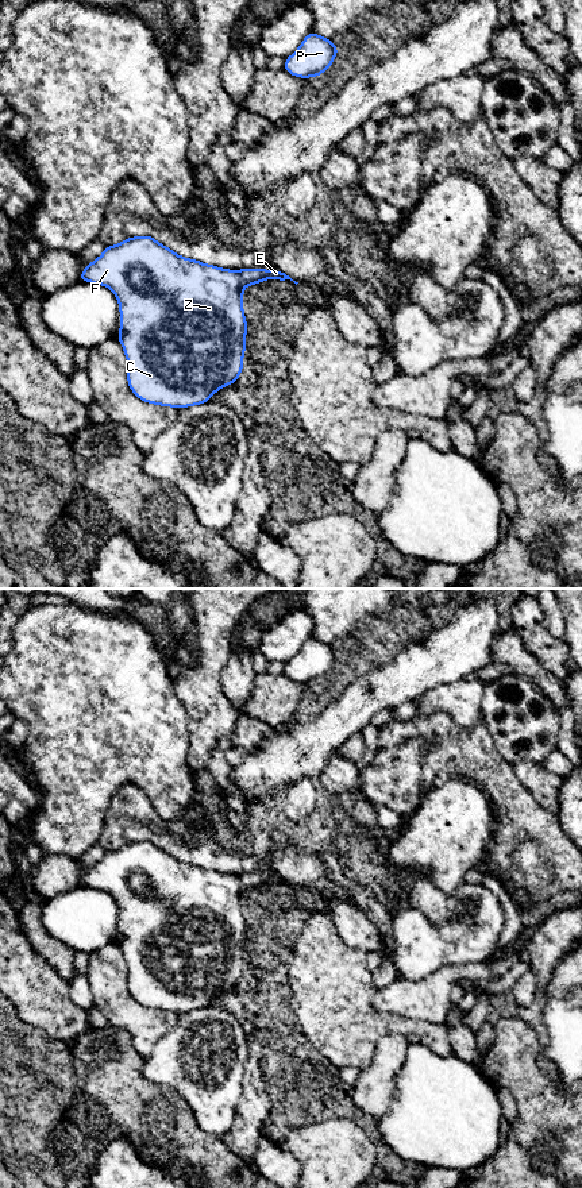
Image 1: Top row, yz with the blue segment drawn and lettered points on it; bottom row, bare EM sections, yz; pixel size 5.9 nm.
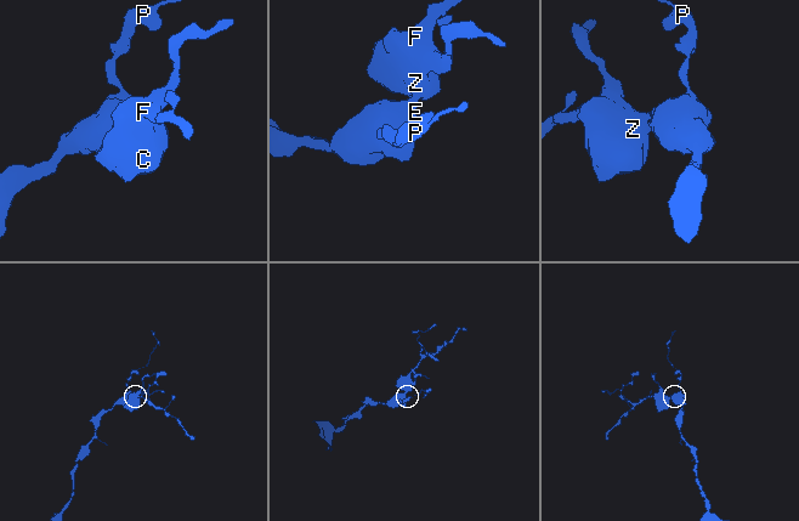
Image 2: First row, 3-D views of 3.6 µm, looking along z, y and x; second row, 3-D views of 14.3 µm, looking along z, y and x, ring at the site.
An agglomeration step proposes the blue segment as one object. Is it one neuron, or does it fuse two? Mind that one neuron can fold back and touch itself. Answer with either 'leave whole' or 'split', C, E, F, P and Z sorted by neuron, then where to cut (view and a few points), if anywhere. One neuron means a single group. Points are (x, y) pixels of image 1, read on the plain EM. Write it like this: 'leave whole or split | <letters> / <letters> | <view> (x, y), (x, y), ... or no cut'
leave whole | C E F P Z | no cut

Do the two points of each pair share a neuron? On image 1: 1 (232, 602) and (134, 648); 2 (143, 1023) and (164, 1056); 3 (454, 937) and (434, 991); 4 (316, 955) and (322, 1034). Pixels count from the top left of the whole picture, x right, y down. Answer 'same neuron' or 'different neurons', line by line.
1: different neurons
2: different neurons
3: different neurons
4: same neuron

